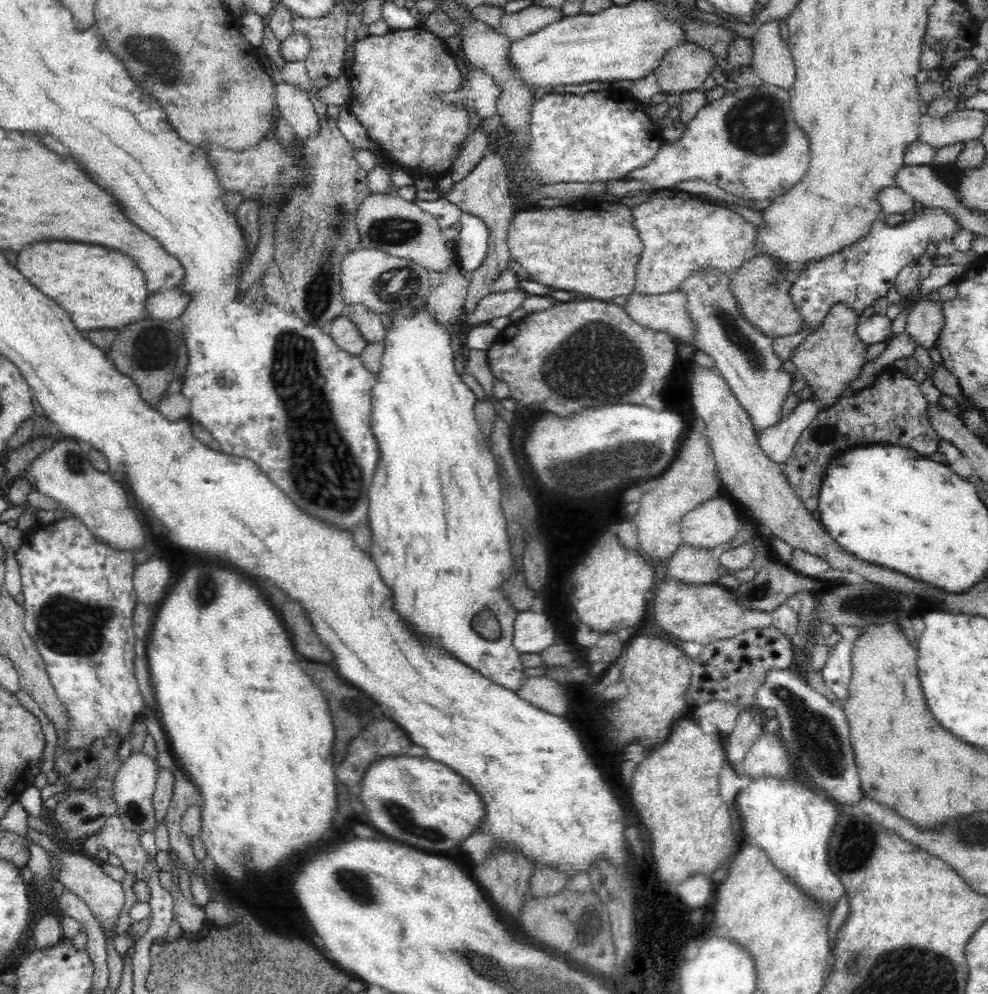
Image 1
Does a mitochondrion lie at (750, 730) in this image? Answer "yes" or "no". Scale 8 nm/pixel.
no

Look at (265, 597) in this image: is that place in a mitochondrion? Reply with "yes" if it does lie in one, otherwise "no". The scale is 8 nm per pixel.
no

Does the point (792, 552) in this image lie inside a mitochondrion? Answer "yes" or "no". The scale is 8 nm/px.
no

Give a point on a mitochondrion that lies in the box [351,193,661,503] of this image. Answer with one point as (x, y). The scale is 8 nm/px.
(600, 362)

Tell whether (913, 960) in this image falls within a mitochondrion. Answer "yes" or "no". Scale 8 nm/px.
yes

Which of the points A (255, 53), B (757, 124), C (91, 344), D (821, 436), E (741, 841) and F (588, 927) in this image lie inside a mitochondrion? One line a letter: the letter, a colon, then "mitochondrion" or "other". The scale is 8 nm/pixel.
A: other
B: mitochondrion
C: other
D: mitochondrion
E: other
F: mitochondrion

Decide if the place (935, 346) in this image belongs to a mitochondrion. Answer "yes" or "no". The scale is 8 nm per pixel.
no

